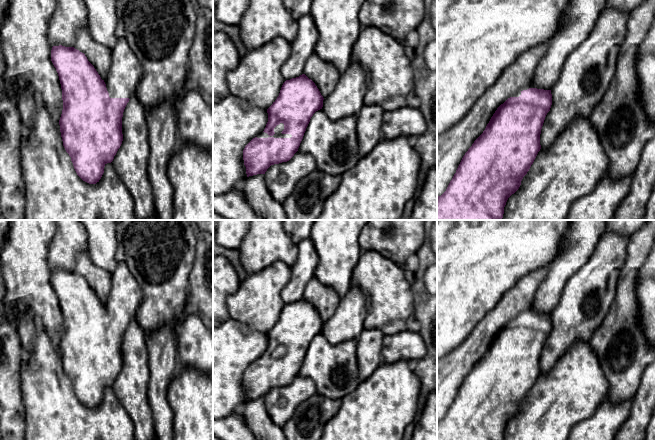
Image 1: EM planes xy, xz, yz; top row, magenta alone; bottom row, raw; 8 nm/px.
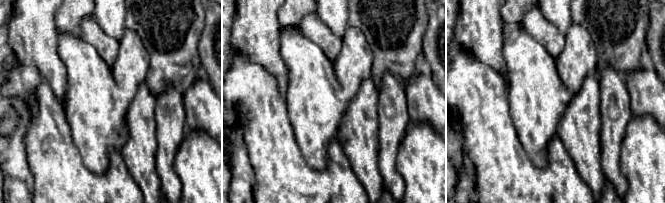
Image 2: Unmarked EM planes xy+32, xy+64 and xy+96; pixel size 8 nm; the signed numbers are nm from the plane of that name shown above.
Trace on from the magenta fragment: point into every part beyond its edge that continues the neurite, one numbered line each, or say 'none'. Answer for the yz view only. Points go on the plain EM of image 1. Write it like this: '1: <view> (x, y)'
1: yz (582, 236)

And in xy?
1: xy (125, 296)

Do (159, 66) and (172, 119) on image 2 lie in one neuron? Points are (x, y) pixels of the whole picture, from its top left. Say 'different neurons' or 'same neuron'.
same neuron

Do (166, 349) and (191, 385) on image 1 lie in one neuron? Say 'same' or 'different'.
different

